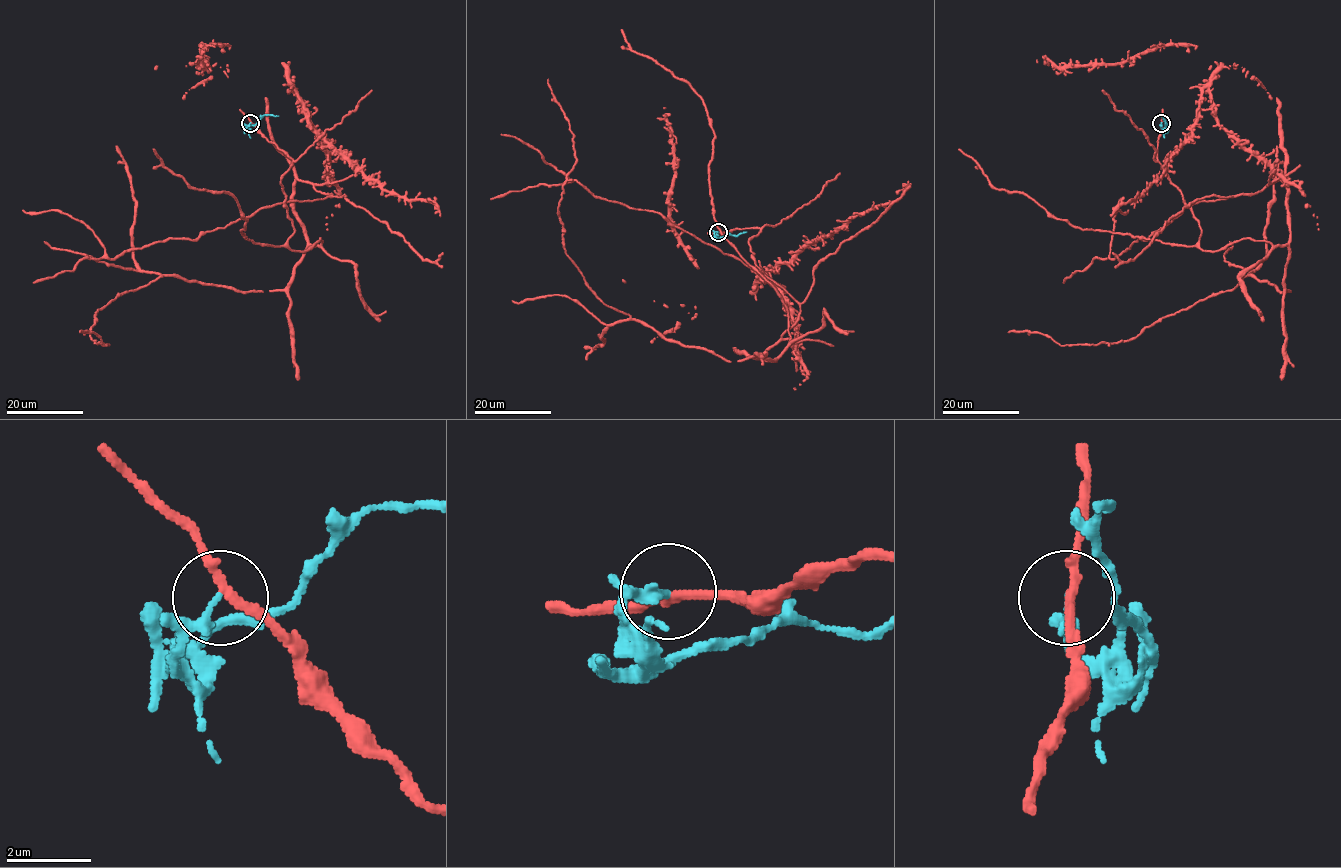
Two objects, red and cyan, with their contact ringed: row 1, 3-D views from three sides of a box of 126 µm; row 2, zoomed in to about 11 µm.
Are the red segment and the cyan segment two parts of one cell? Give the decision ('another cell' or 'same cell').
another cell

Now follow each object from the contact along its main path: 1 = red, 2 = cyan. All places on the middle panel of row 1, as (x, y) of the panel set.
1: (718, 231), (760, 229), (755, 270), (789, 314), (773, 361), (799, 304), (660, 213), (575, 180), (491, 199)
2: (718, 231), (714, 237), (747, 231)

